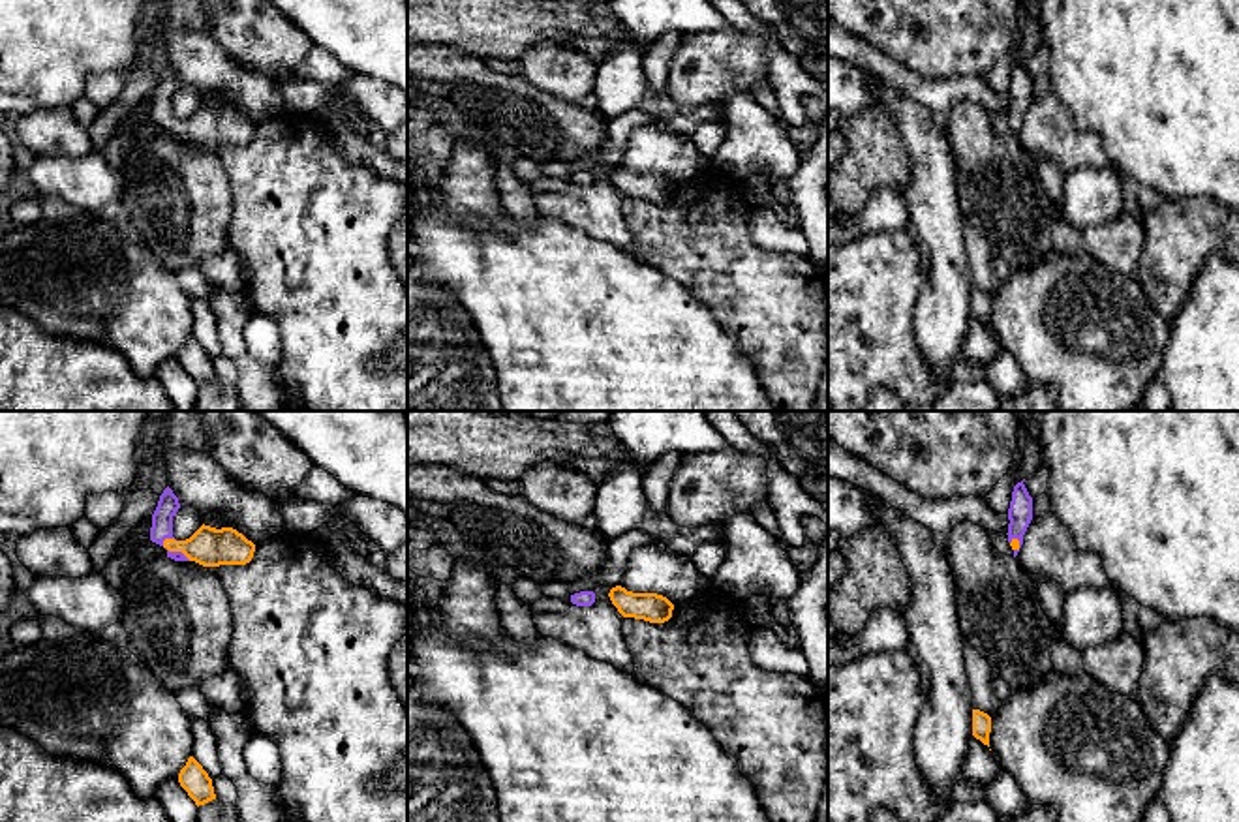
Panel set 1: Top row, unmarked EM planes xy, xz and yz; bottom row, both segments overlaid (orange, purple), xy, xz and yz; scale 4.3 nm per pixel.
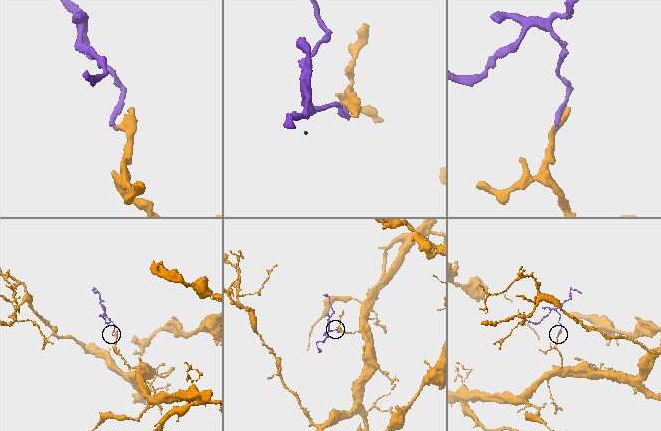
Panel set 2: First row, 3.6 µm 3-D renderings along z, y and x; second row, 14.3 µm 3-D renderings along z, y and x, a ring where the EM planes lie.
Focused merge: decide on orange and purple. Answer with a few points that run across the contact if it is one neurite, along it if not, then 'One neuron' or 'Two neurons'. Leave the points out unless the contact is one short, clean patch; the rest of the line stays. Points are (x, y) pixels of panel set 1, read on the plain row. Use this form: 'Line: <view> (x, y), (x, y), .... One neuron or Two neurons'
Line: xy (209, 126), (175, 130), (177, 136). One neuron

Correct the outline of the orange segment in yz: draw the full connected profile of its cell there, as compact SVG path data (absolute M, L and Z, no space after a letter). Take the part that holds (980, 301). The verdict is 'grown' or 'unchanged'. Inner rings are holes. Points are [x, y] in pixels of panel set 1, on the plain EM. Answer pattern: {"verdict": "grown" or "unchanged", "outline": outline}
{"verdict": "unchanged", "outline": "M972 289L972 315L989 327L991 297L980 289Z"}

